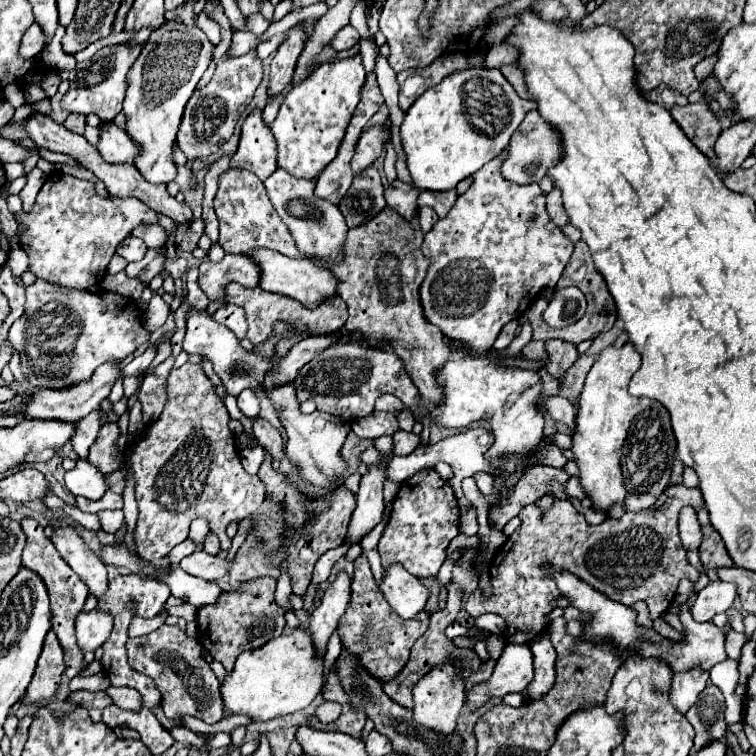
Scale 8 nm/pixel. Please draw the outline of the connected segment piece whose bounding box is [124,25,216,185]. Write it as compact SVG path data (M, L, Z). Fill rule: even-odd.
M160 27L150 33L148 41L128 73L128 87L124 99L126 131L140 143L142 153L134 165L150 183L170 183L176 177L176 163L172 159L172 145L180 127L184 105L194 93L202 73L214 55L214 43L208 41L200 27Z

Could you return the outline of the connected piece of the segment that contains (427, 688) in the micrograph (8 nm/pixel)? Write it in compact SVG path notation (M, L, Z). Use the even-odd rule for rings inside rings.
M442 665L442 667L436 667L432 673L424 675L416 687L412 689L412 695L414 695L414 719L436 731L436 733L442 733L442 735L452 735L452 731L456 729L456 719L458 719L458 713L466 701L466 695L464 695L464 681L460 677L456 677L456 669L452 665Z

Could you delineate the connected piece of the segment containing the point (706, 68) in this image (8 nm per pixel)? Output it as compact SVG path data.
M717 53L704 58L694 67L694 74L699 82L702 82L708 75L712 73L713 66L717 60Z

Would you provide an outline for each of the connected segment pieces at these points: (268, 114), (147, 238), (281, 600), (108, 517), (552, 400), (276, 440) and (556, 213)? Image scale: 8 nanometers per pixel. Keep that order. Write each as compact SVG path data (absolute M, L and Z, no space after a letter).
M285 89L279 95L273 97L273 99L266 104L263 112L263 119L266 125L271 126L271 124L274 122L286 92L287 89Z
M158 223L148 225L148 227L136 227L136 229L132 231L132 235L142 237L142 239L144 239L144 243L146 243L148 247L154 247L154 249L162 247L162 245L166 243L166 239L168 239L166 229L164 229L162 225L158 225Z
M284 559L282 565L280 565L280 579L278 579L278 589L276 589L276 601L280 607L284 607L286 611L290 609L290 603L288 603L288 597L292 593L292 587L290 587L290 573L288 573L288 561Z
M104 509L104 511L98 511L98 519L102 523L102 529L108 531L108 533L114 533L122 521L124 521L124 513L120 509Z
M554 395L554 397L540 397L538 401L538 409L542 413L548 413L554 421L560 421L560 423L566 423L570 429L574 427L574 417L576 417L576 409L574 405L560 397L560 395Z
M266 419L254 421L254 437L258 439L260 445L268 449L268 453L274 459L282 459L284 455L284 439L276 427L272 427Z
M552 189L552 193L548 193L546 197L546 211L550 215L550 219L558 225L558 227L564 227L568 223L566 219L566 213L564 213L564 207L562 207L562 195L558 189Z

